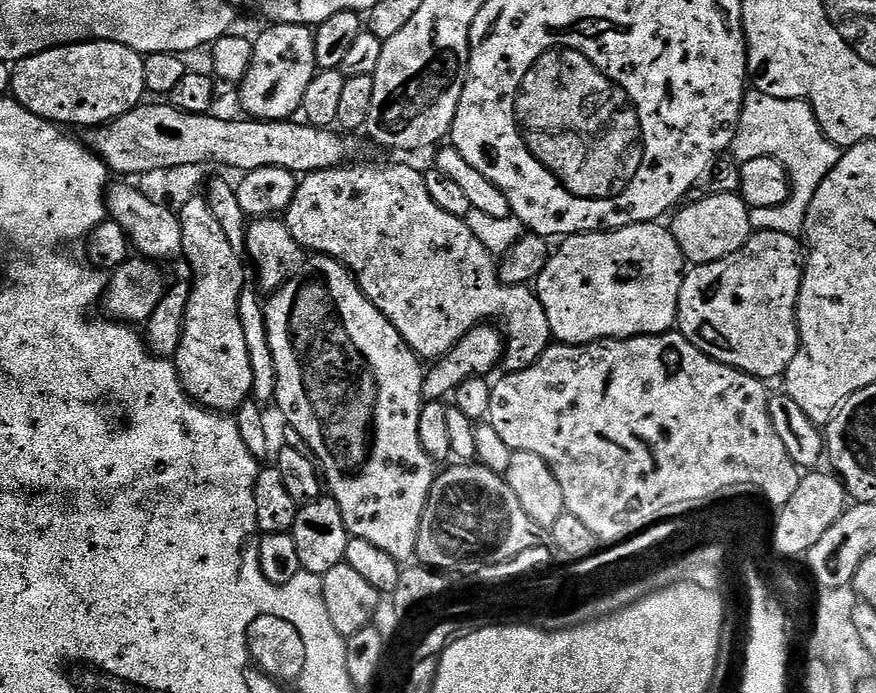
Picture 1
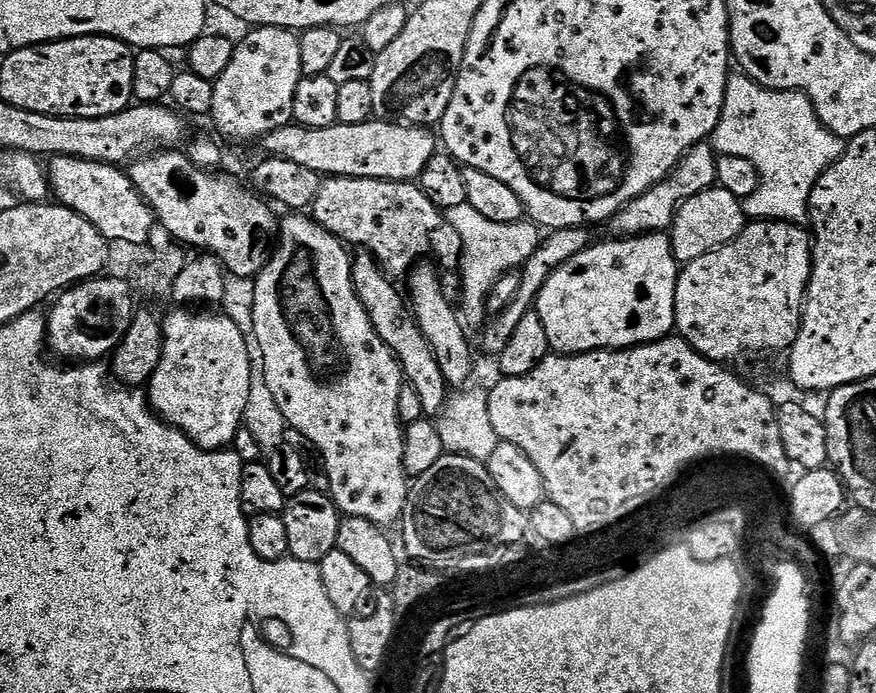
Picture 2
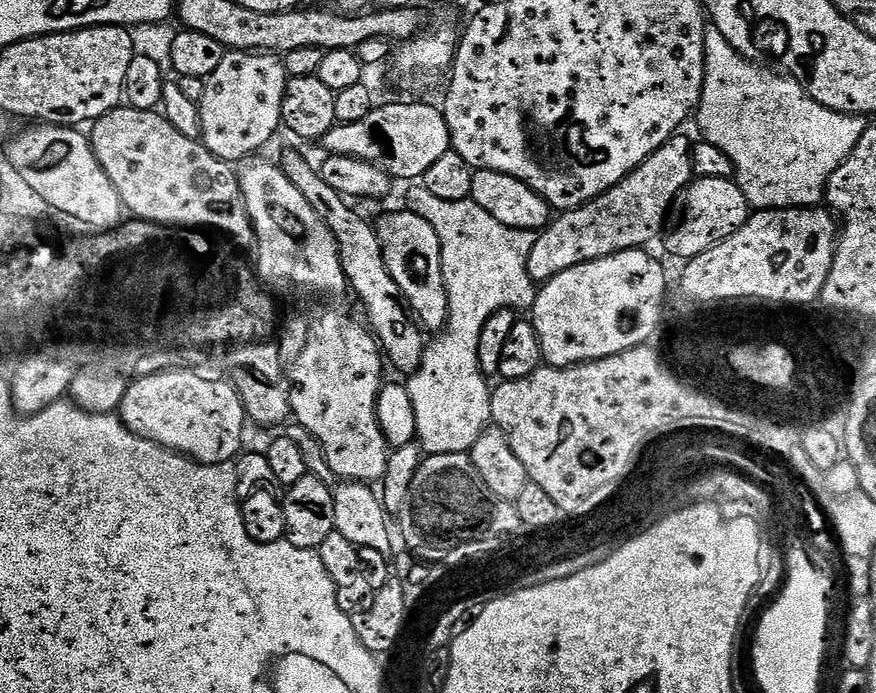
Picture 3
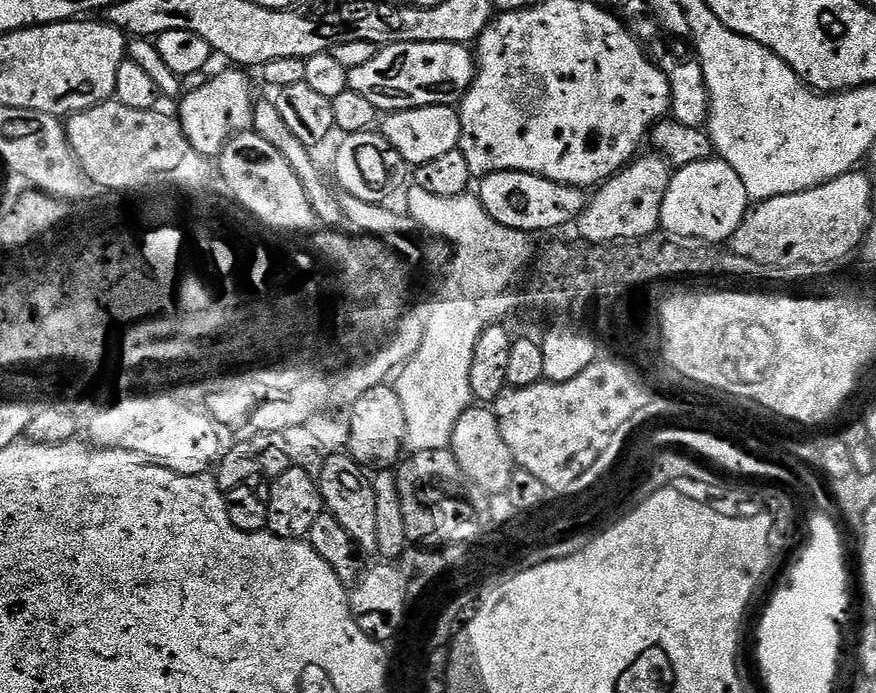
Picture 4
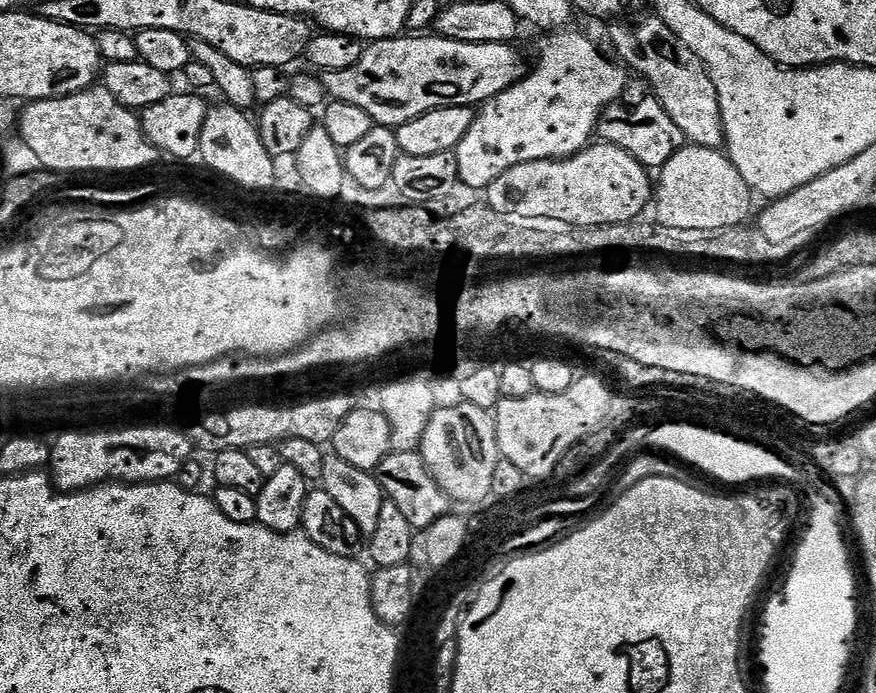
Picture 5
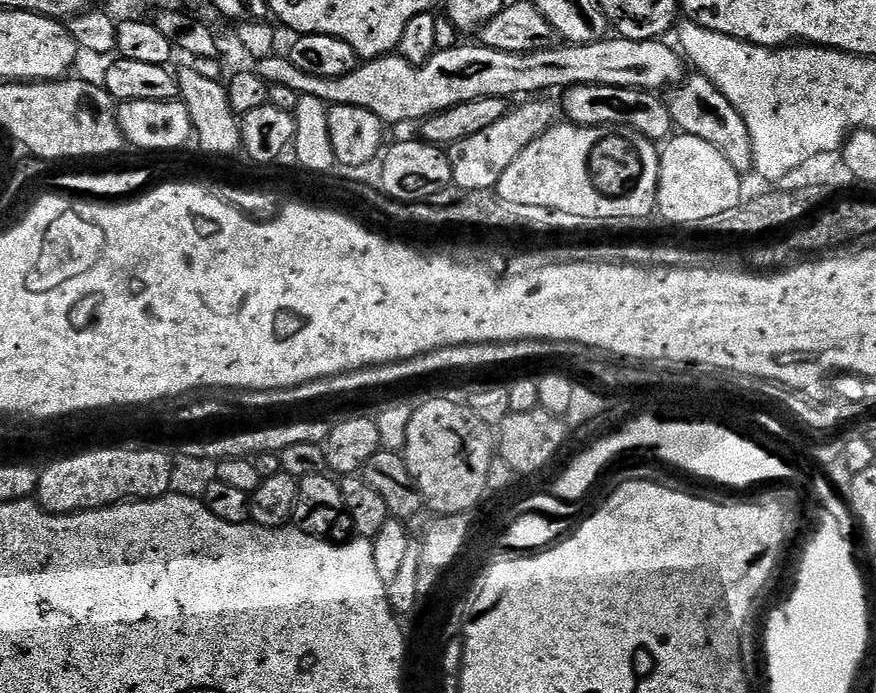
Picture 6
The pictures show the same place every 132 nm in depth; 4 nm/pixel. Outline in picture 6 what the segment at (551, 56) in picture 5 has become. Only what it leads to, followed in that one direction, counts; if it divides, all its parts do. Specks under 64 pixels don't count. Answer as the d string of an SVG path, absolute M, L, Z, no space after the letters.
M532 98L527 102L513 107L505 116L498 118L494 126L486 126L486 130L466 138L462 142L451 145L447 154L452 167L453 185L460 187L466 193L470 191L495 189L498 178L506 174L506 166L530 146L539 136L551 128L558 120L558 108L548 101L548 98Z

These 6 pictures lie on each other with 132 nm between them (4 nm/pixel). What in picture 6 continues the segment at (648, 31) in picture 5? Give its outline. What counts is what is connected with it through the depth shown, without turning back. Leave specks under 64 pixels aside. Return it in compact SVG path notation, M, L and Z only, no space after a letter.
M699 74L689 75L667 93L666 103L673 125L683 135L702 138L702 142L710 142L710 146L719 150L726 158L726 162L734 166L736 172L747 174L753 171L754 146L750 142L750 130L746 130L742 114L738 114L738 110L730 106L727 98L706 77Z

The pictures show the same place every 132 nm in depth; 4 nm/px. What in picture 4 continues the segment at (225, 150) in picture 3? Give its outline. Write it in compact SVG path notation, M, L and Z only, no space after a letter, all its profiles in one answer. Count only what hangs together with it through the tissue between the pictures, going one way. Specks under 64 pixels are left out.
M244 70L232 71L236 72L220 72L213 80L205 79L202 86L185 91L179 101L178 119L181 129L190 146L198 154L209 158L219 157L233 136L249 131L252 127L254 97L252 84L248 81L249 73Z

